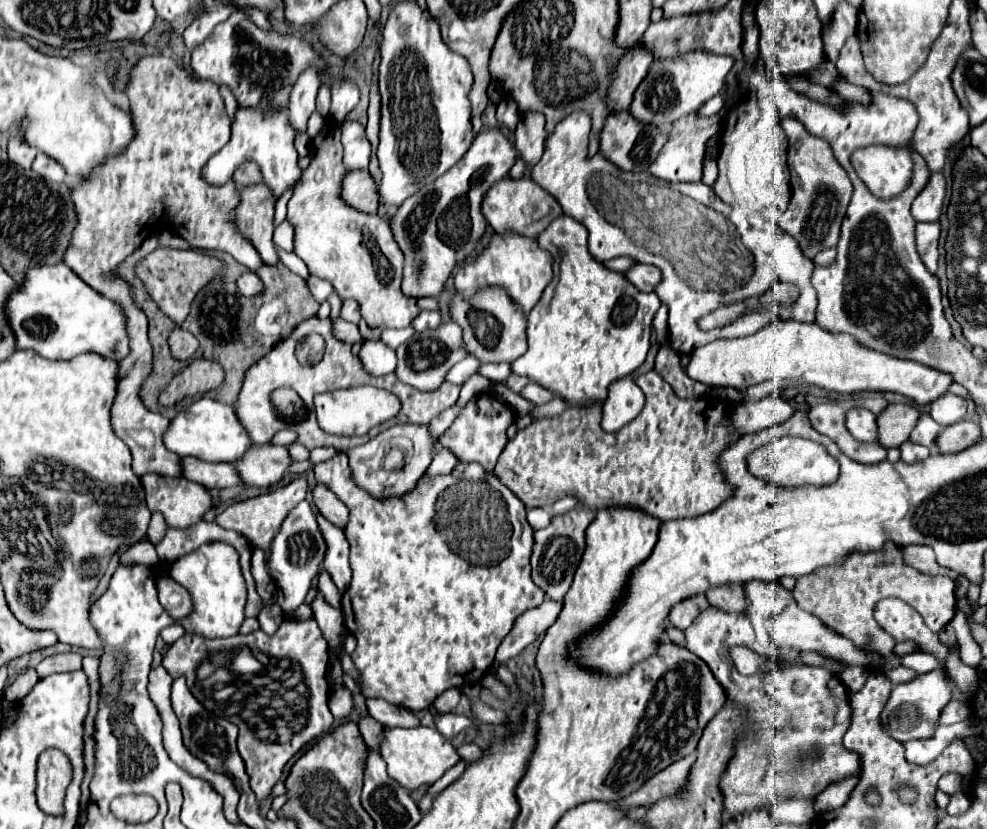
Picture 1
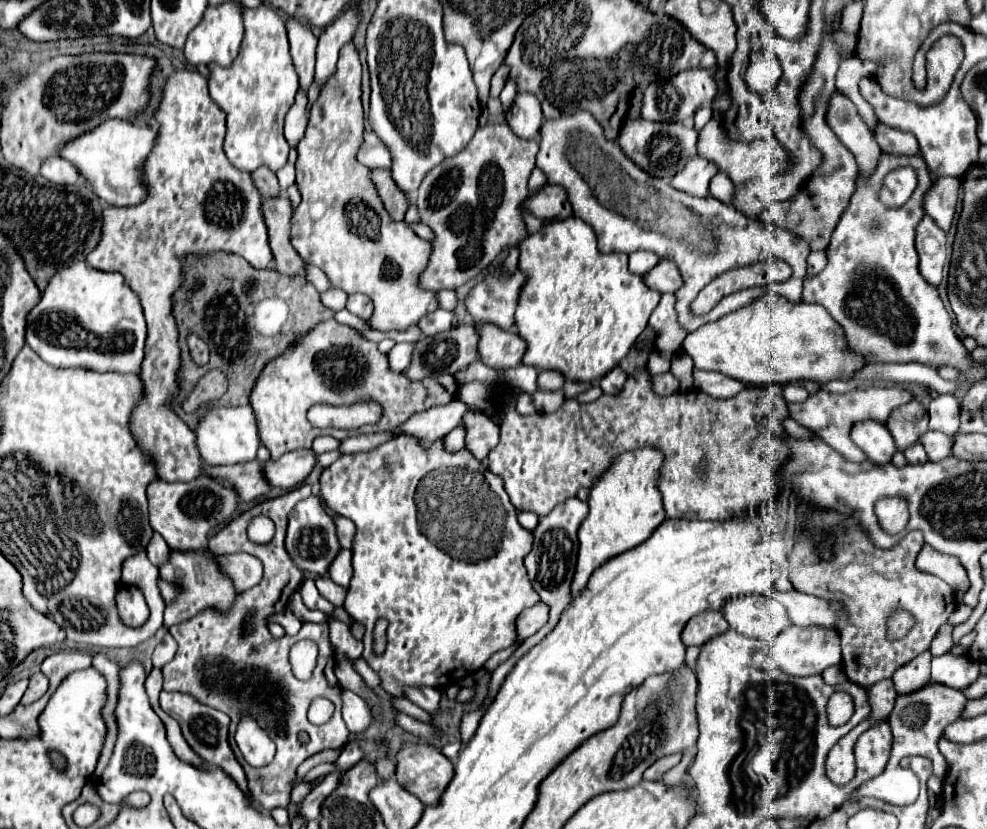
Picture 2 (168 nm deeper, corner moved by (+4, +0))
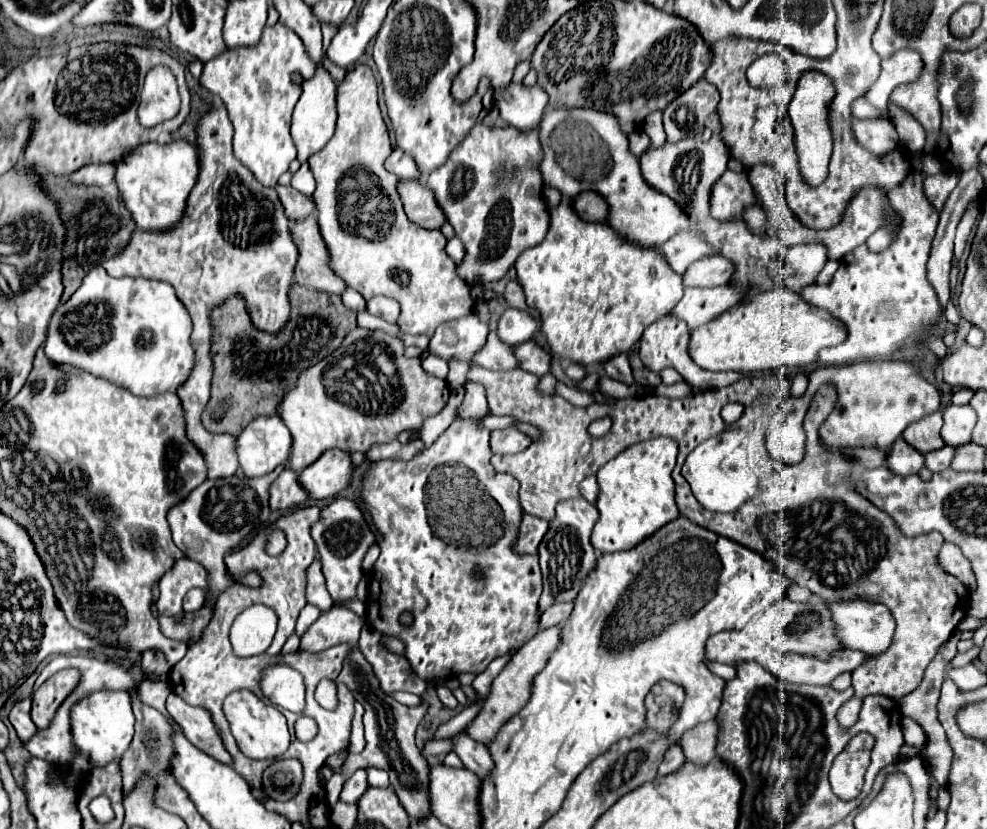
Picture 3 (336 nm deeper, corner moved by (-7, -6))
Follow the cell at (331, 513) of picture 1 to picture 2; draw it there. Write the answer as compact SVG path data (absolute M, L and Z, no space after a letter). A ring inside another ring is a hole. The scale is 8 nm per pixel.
M333 516L333 522L335 522L335 526L337 526L337 538L339 538L341 546L351 550L351 540L353 540L353 536L355 536L355 526L353 526L353 522L351 522L349 518L345 518L345 516Z

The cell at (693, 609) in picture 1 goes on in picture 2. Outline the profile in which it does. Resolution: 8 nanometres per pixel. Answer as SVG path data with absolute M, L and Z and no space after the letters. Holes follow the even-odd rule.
M709 610L709 614L697 614L685 624L681 640L685 642L685 646L701 646L713 636L723 634L725 630L729 630L729 624L723 614Z

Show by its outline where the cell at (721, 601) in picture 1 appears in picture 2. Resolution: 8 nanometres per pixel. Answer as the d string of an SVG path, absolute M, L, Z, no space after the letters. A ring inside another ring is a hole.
M747 594L745 598L731 598L721 606L729 626L745 636L773 640L791 622L785 608L769 596Z

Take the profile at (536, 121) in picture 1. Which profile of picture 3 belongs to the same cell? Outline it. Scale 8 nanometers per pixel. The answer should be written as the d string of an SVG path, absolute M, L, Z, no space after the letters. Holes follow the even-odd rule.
M510 82L508 86L494 92L494 100L500 110L500 116L508 124L520 130L532 130L538 128L544 116L548 94L540 86L524 86Z

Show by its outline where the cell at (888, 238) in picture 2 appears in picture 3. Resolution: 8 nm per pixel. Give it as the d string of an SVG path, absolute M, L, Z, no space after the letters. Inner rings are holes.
M914 170L908 174L908 180L888 194L892 206L904 220L892 248L874 254L866 248L866 244L862 244L844 256L830 286L802 288L800 296L806 302L828 310L848 328L848 336L842 344L836 348L824 348L820 352L818 362L822 366L886 360L896 352L898 344L902 344L914 332L926 332L924 342L934 334L944 336L946 332L956 332L956 326L950 324L940 312L936 292L926 278L926 262L938 226L938 210L922 194L922 180L924 176Z

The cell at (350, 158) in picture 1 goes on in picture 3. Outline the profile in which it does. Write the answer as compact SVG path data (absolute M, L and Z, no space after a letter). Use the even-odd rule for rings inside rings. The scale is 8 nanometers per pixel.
M394 146L392 156L386 160L386 170L396 174L400 180L418 180L420 170L416 168L416 162L410 154L402 152L398 146Z

